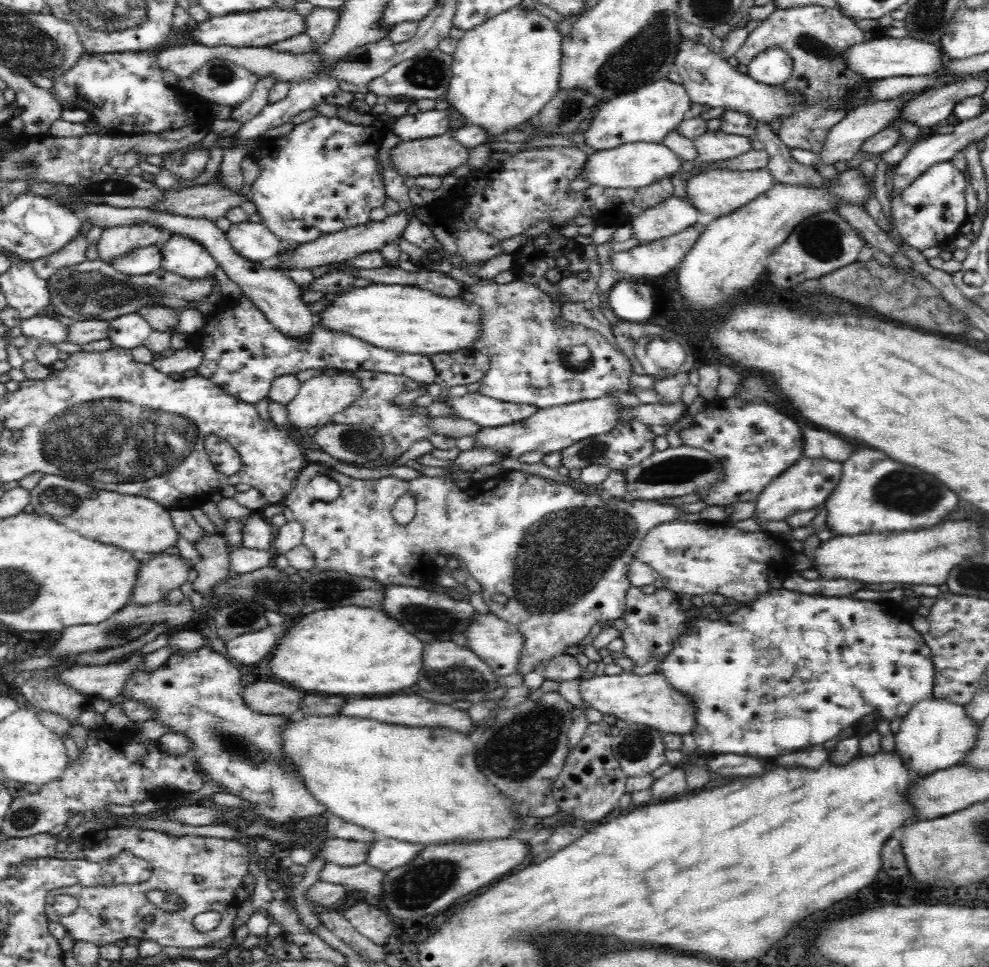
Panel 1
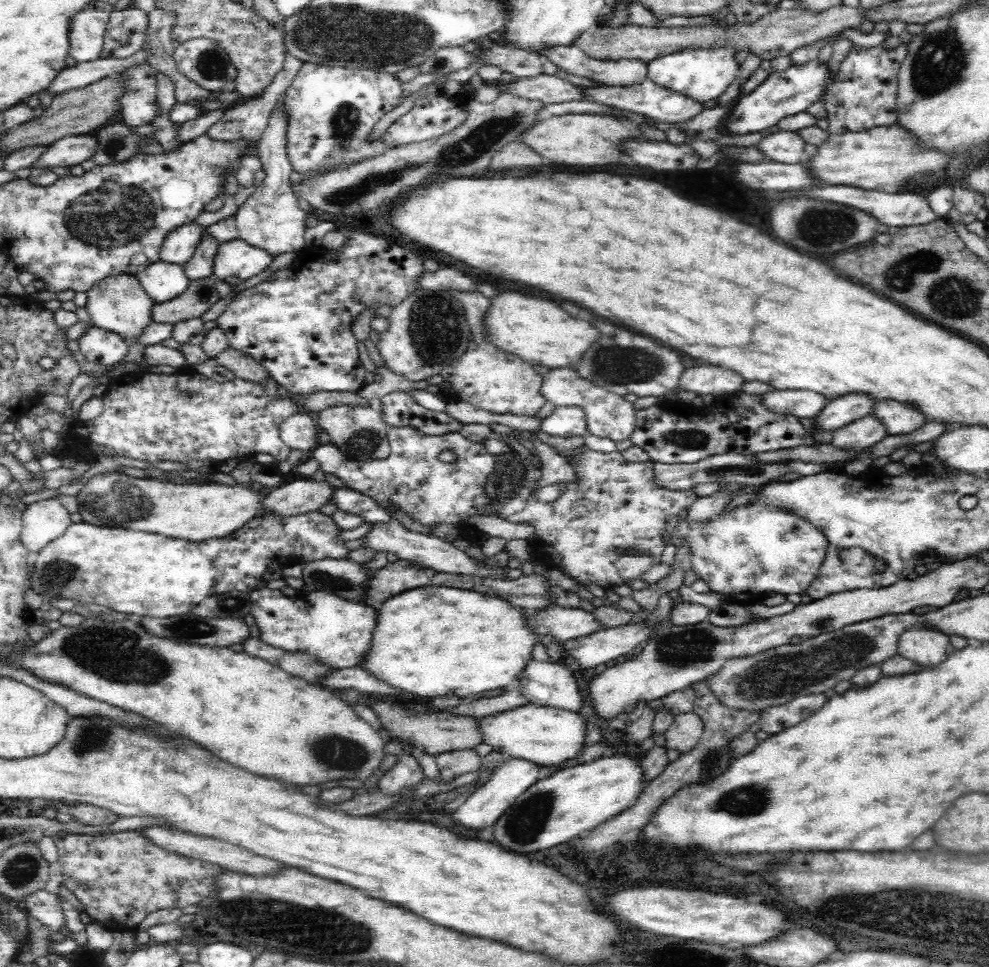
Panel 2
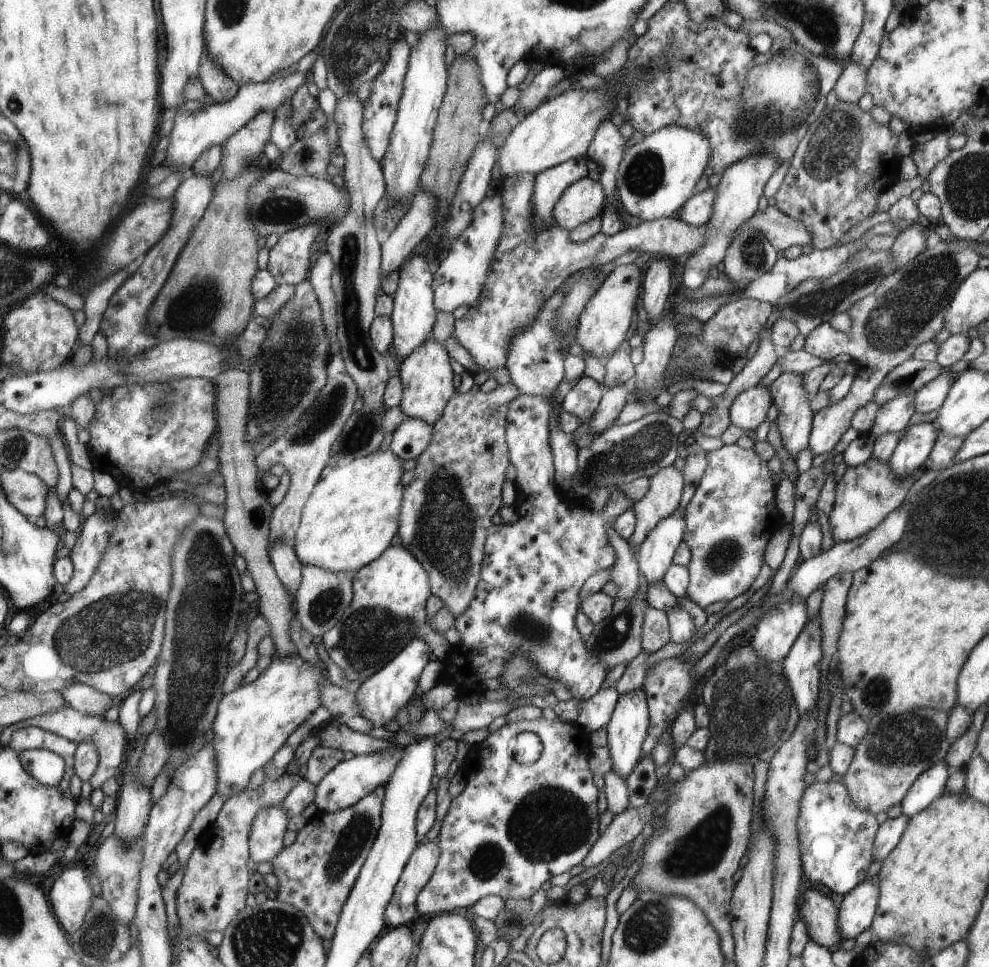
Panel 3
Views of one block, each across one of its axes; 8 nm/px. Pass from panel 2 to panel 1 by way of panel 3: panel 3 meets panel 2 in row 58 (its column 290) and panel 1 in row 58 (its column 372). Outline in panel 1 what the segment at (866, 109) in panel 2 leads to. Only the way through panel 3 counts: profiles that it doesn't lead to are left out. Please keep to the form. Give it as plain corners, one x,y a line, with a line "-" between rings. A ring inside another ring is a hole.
823,6
776,8
747,35
742,46
735,52
739,64
748,64
758,53
774,45
786,51
792,59
792,72
783,84
783,90
797,91
806,101
792,116
787,116
779,128
778,136
789,149
804,148
814,153
822,150
829,130
846,116
842,99
845,93
866,86
870,81
846,68
846,48
872,38
872,34
862,34
852,19
840,16
838,9

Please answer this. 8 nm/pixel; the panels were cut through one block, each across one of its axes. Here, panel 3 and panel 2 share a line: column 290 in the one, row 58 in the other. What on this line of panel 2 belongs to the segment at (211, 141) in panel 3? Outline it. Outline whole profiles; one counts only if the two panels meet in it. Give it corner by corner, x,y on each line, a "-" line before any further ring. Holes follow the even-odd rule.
96,1
70,19
69,52
76,63
94,60
102,52
106,22
112,12
112,4

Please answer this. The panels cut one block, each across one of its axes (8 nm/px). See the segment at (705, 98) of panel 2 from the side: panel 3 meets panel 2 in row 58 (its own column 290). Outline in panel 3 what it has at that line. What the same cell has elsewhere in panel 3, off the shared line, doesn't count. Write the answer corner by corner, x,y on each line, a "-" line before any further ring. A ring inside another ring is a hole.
293,653
291,657
273,655
269,665
257,675
254,681
239,685
221,698
216,721
213,722
214,736
211,742
214,746
214,761
217,765
216,793
231,797
232,794
246,788
249,775
255,768
263,767
263,764
283,746
287,736
320,706
320,682
323,676
324,672
319,665
302,659
297,653

